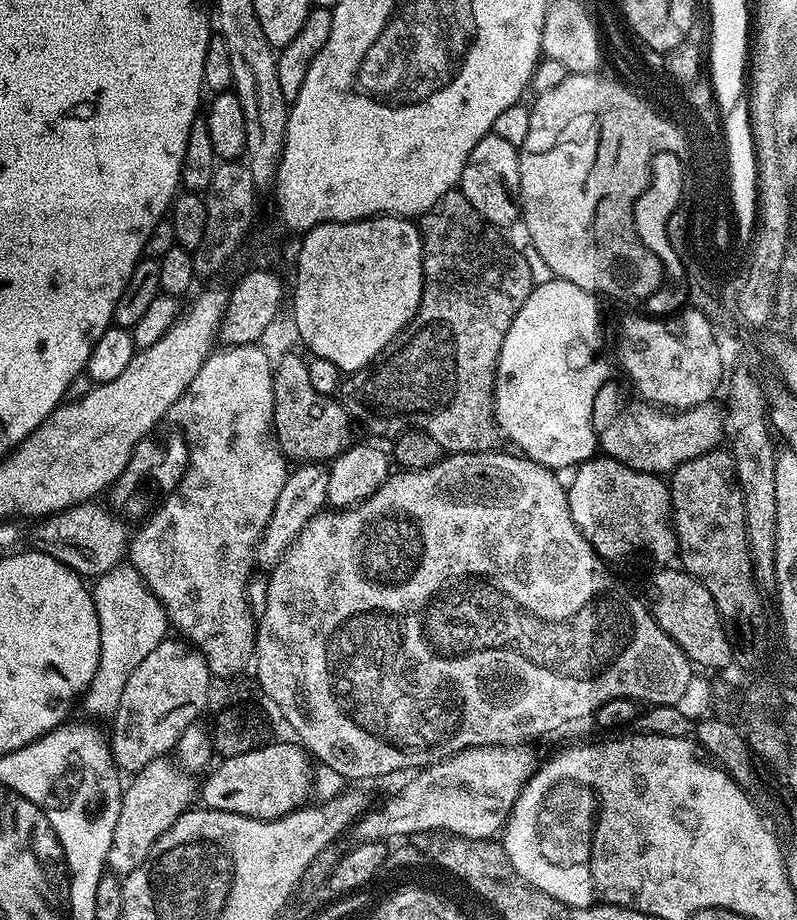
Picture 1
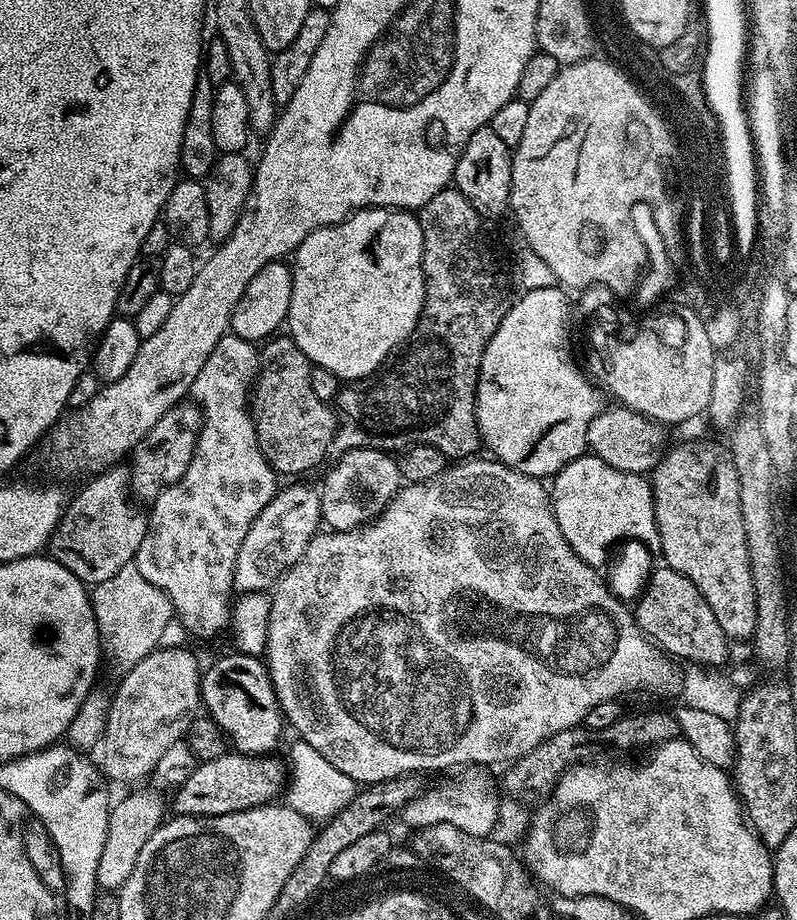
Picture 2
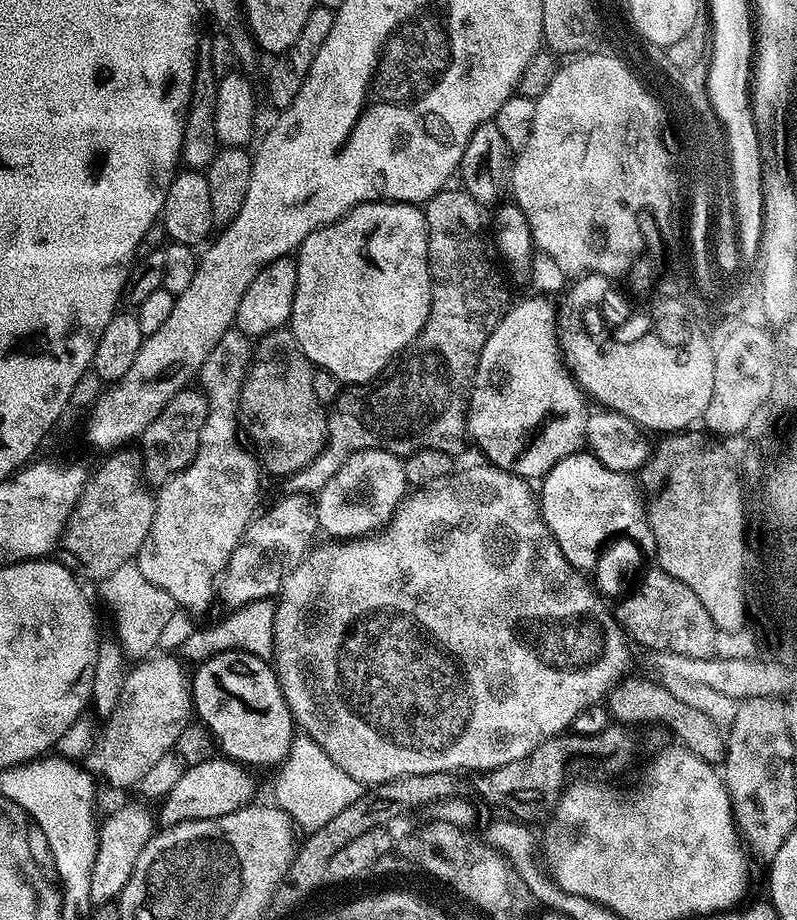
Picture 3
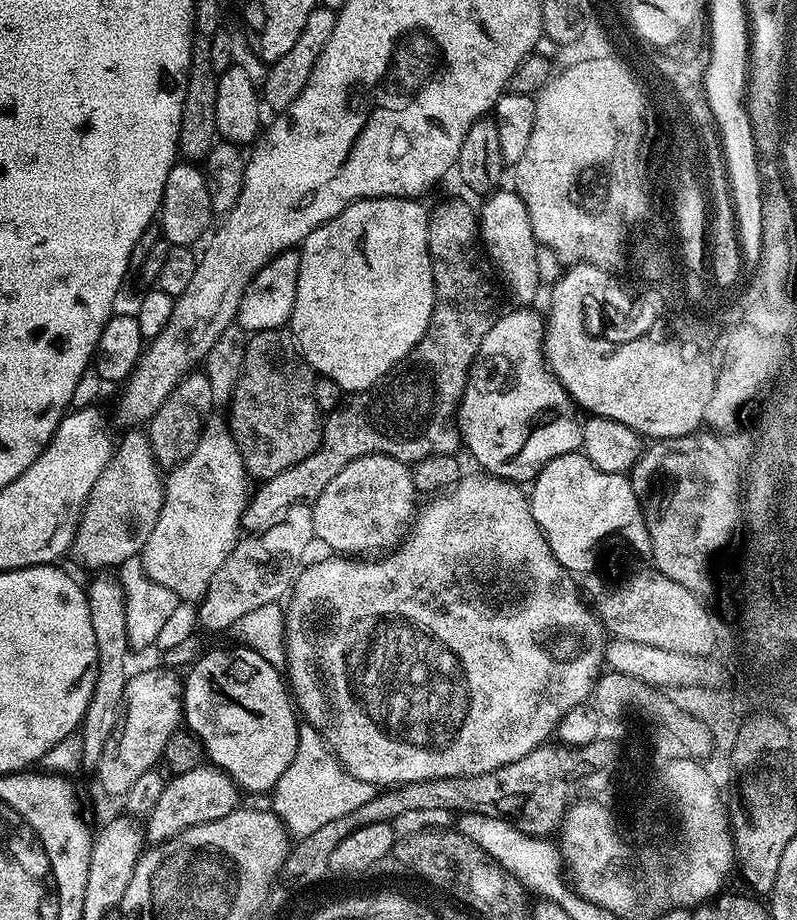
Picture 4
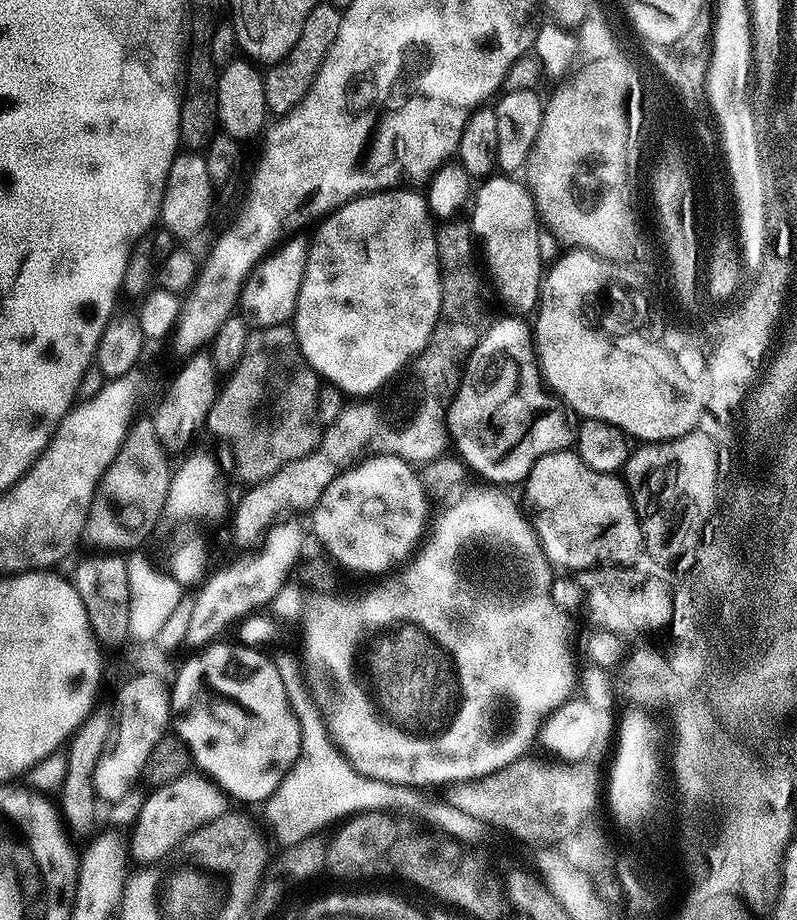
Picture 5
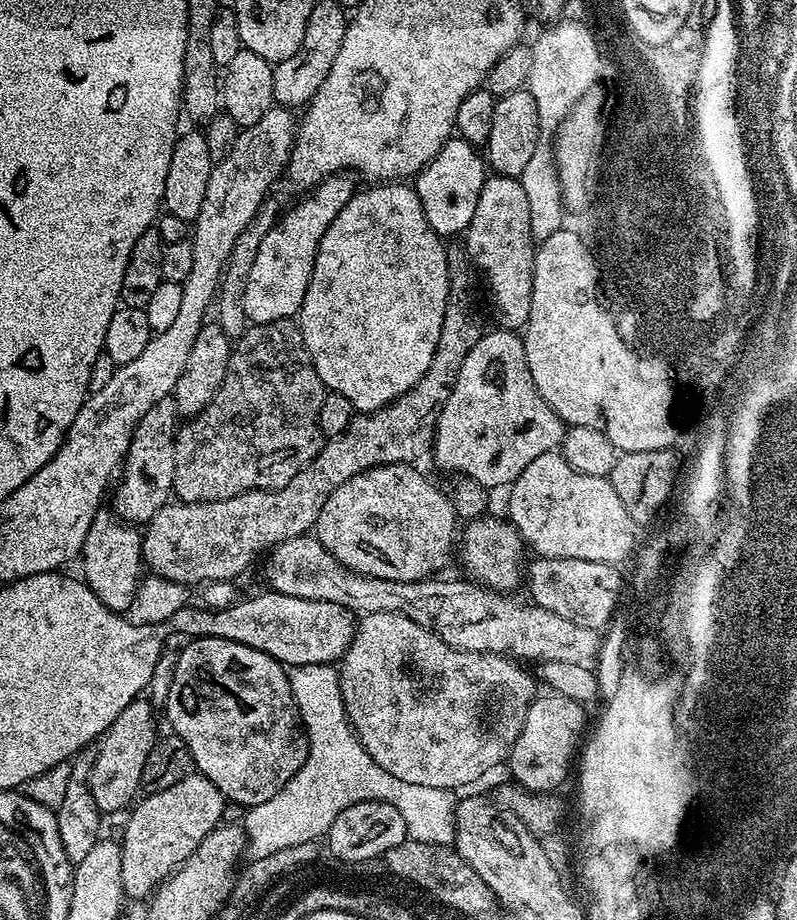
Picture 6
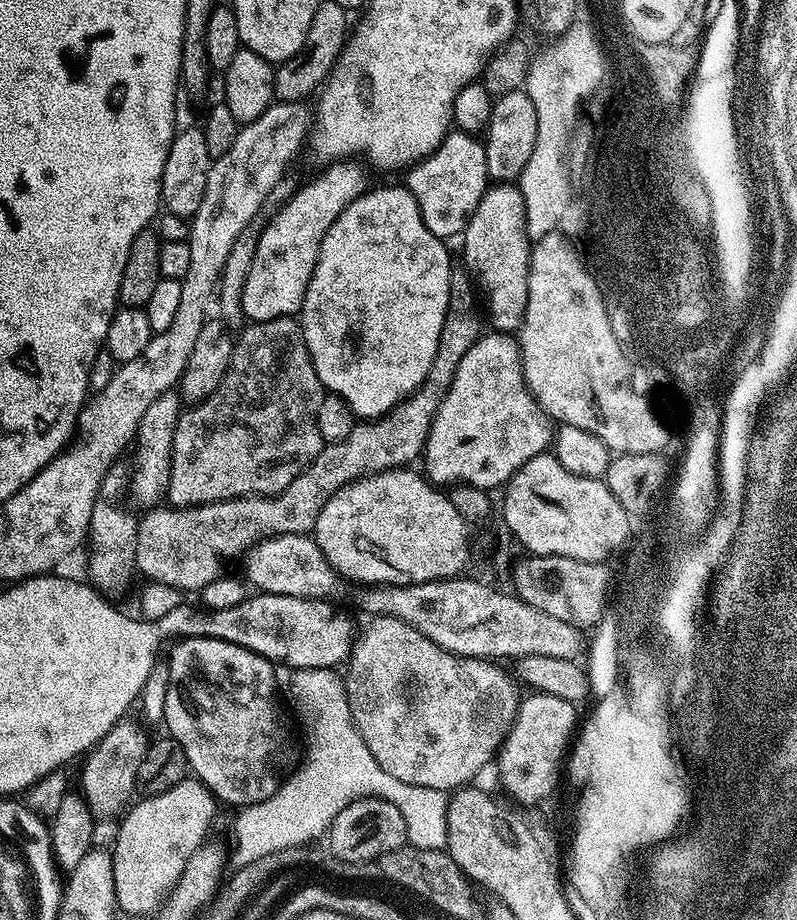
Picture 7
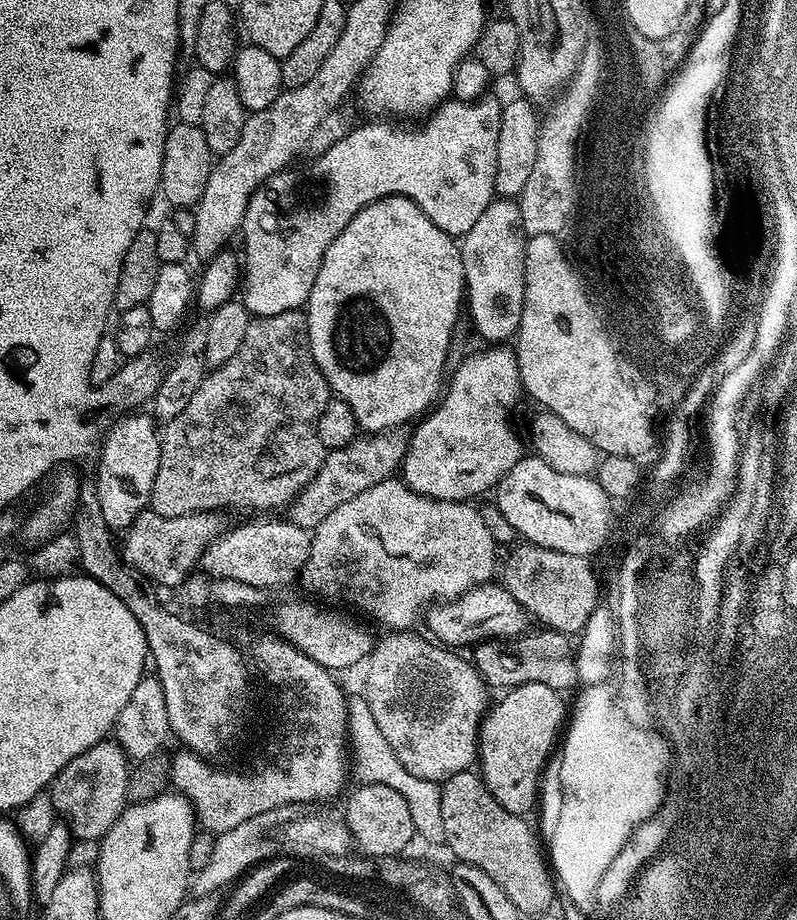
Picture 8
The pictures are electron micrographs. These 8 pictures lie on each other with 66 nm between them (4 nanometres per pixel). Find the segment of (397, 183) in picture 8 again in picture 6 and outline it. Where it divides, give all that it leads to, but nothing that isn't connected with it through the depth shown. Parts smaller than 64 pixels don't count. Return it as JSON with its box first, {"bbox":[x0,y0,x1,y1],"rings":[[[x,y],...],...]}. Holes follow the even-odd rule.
{"bbox":[244,138,486,324],"rings":[[[453,138],[415,177],[414,187],[422,202],[422,210],[430,222],[430,226],[436,231],[436,235],[441,238],[456,236],[459,232],[460,235],[467,233],[470,222],[474,218],[474,210],[478,210],[478,198],[482,194],[482,186],[486,179],[486,160],[481,153],[479,156],[476,152],[479,152],[477,145],[467,144],[465,140]],[[337,174],[320,181],[305,195],[308,197],[301,204],[294,205],[289,212],[287,209],[270,234],[262,238],[262,246],[258,246],[258,258],[254,258],[254,266],[250,266],[250,274],[244,279],[244,309],[252,324],[299,317],[322,234],[326,234],[330,222],[338,218],[338,210],[342,210],[342,206],[346,206],[354,195],[351,178],[348,174]]]}

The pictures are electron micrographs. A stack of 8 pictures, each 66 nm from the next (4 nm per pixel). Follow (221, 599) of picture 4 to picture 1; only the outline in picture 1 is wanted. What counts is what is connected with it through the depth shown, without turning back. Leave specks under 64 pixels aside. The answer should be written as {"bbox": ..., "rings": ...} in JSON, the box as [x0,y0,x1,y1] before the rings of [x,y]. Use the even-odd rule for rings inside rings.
{"bbox":[254,462,329,570],"rings":[[[308,462],[299,465],[297,471],[291,471],[287,482],[283,484],[282,493],[275,502],[274,513],[270,516],[254,553],[255,563],[265,570],[276,567],[288,552],[292,543],[300,536],[305,525],[319,515],[327,505],[329,476],[327,469],[320,464]]]}

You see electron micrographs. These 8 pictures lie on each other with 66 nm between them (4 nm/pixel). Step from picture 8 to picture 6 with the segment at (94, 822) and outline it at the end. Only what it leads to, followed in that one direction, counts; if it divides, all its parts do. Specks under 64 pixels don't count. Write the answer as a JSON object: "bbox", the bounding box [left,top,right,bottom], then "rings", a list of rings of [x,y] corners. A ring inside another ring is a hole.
{"bbox":[88,699,158,813],"rings":[[[147,699],[132,700],[99,741],[96,761],[88,775],[88,789],[101,813],[122,811],[137,799],[136,791],[140,792],[142,788],[142,766],[158,737],[154,713],[156,712]]]}

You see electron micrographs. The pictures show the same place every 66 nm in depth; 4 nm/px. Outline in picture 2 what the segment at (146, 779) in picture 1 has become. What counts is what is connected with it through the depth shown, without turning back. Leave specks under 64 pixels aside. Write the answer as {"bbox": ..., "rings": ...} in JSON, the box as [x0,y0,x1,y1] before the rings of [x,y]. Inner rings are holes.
{"bbox":[96,786,166,890],"rings":[[[144,786],[141,792],[132,792],[120,801],[111,805],[108,813],[108,829],[106,842],[102,846],[102,858],[98,858],[96,871],[96,887],[100,890],[118,890],[130,878],[134,866],[138,862],[138,854],[142,854],[142,846],[158,830],[166,819],[166,796],[163,791],[152,786]]]}

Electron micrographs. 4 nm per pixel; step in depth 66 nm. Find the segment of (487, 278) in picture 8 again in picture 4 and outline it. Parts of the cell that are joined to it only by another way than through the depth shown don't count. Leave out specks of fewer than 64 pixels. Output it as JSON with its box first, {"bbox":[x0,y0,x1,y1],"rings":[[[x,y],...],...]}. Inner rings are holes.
{"bbox":[478,190,542,306],"rings":[[[515,190],[500,191],[493,191],[487,197],[489,200],[485,202],[484,209],[481,207],[478,212],[482,248],[491,267],[495,271],[496,268],[500,271],[500,276],[504,279],[509,294],[520,303],[517,305],[532,306],[535,305],[532,303],[535,302],[536,295],[542,290],[535,253],[538,241],[532,229],[527,206],[519,192]]]}

